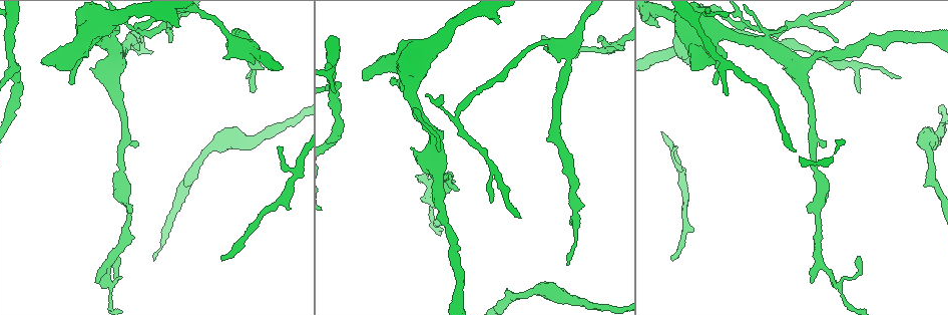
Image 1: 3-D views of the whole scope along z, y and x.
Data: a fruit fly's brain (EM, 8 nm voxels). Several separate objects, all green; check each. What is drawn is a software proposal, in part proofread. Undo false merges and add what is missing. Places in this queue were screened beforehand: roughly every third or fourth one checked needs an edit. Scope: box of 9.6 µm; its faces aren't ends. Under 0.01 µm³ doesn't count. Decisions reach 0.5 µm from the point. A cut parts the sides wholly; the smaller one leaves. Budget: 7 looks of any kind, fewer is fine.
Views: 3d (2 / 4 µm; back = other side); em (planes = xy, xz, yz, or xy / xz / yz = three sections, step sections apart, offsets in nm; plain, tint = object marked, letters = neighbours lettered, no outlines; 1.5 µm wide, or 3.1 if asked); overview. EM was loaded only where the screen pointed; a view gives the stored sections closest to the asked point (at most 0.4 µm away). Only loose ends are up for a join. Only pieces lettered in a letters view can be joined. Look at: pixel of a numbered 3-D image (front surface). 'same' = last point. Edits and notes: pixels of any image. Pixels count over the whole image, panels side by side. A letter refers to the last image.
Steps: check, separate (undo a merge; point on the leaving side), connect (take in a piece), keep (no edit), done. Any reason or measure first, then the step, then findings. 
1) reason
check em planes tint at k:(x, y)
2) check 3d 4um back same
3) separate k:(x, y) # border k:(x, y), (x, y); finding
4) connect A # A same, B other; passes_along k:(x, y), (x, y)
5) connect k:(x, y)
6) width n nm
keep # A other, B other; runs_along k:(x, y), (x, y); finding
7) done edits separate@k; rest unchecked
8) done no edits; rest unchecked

check em planes letters at 1:(726, 65)

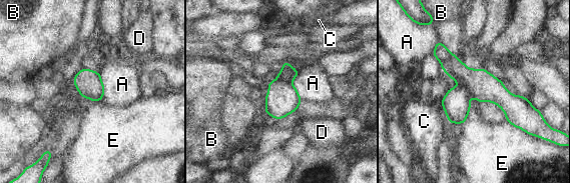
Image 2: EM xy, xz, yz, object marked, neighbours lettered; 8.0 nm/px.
separate 2:(456, 104) # A other, B other, C other, D other, E other; border 2:(459, 83), (466, 87), (471, 96); two neurons meet here

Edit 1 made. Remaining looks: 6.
check em planes letters at 1:(748, 28)

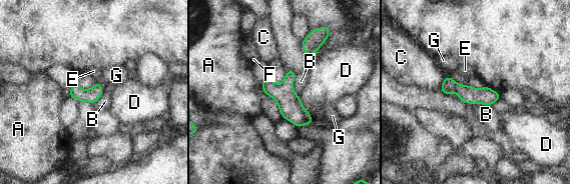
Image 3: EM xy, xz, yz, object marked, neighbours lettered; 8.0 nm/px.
keep # A other, B other, C other, D other, E other, F other, G other; one neuron here

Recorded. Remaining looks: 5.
branch stops here
check em planes letters at 1:(859, 257)

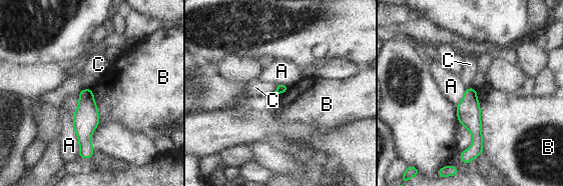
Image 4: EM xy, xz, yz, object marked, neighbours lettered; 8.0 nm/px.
width 70 nm
keep # A other, B other, C other; none of them fits

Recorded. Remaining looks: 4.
done edits separate@2; rest unchecked

